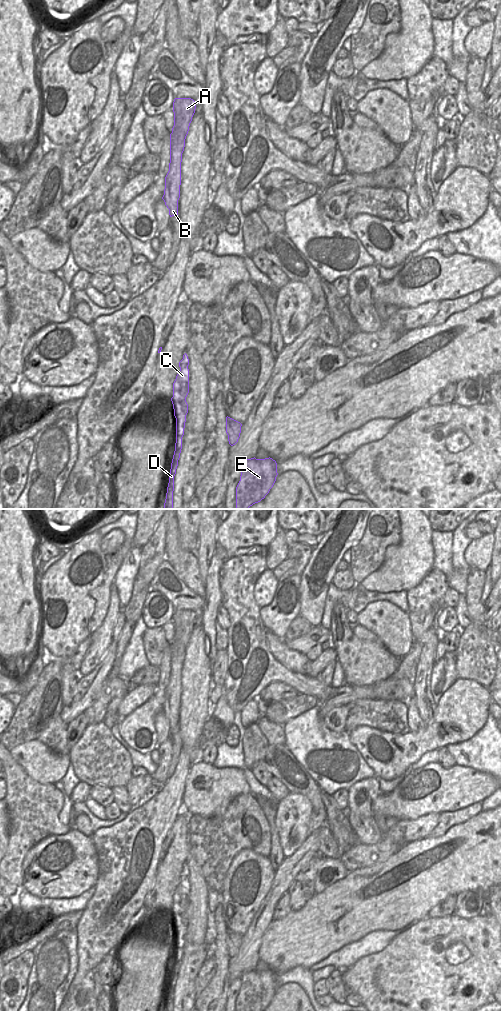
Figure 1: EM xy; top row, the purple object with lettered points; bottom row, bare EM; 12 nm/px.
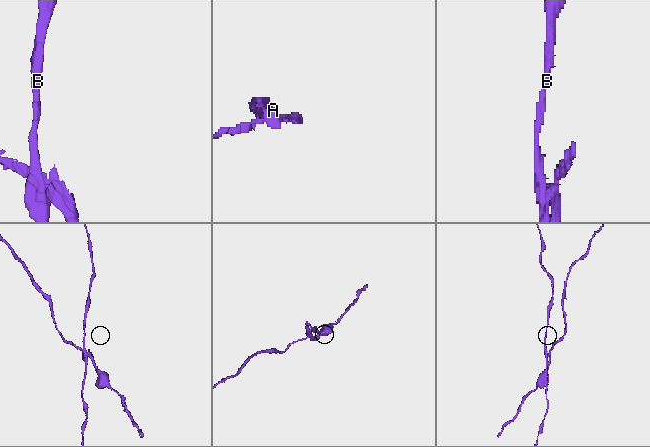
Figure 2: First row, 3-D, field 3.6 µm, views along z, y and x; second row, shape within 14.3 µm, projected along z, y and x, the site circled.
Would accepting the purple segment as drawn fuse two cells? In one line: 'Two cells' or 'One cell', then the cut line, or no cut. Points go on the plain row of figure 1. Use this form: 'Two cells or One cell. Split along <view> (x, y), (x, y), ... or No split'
Two cells. Split along xy (182, 871), (187, 880).

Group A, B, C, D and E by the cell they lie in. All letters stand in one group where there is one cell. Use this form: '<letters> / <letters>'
A B C D / E

